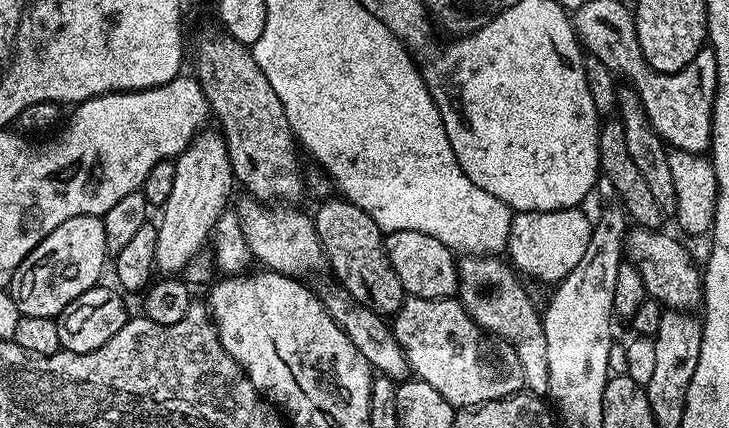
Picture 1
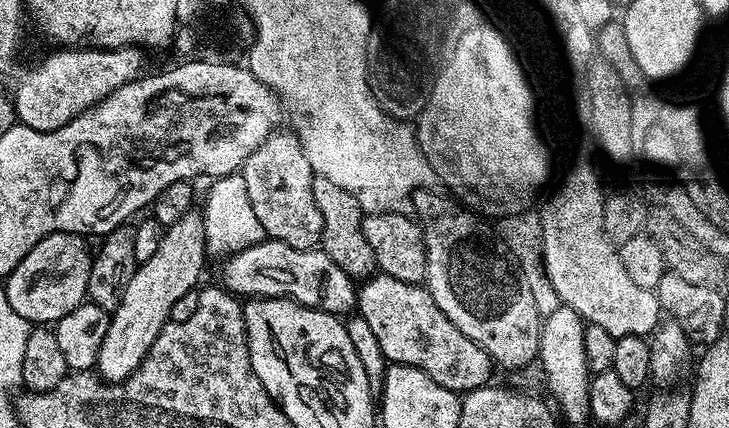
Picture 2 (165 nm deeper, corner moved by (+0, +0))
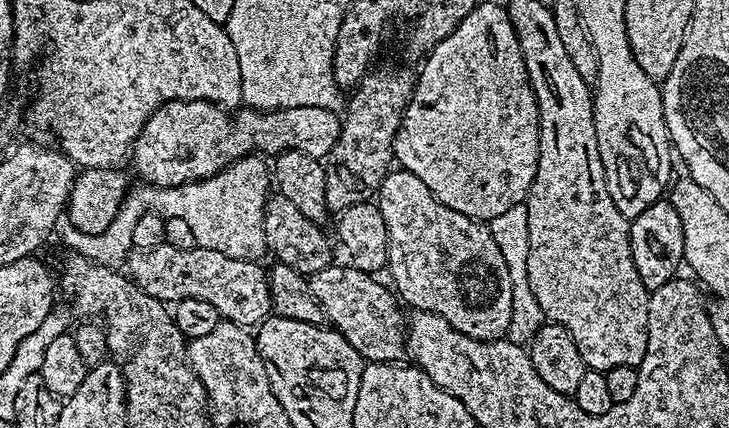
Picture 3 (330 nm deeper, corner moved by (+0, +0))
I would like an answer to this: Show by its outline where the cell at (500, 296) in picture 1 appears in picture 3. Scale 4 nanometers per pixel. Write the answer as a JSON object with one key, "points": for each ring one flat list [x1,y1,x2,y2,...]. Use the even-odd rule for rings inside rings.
{"points":[[410,170,389,171,378,189,378,207,388,230,391,283,399,299,409,309,442,318,455,332,464,336,489,342,503,341,512,321,514,294,506,258,502,258,502,250,498,250,498,242,494,242,494,234,490,234,487,223,472,220,446,206,432,195,426,182]]}

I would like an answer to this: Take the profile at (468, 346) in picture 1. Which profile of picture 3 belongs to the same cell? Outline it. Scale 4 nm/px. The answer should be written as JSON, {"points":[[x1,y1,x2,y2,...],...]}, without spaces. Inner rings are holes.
{"points":[[333,262,321,272,311,273,310,287,313,298,324,308,327,321,346,338,346,342,350,342,350,346,354,346,360,357,368,362,396,362,406,352,406,312,397,293,387,283,379,284,376,280,379,279,373,273,351,266,343,268,339,262]]}

